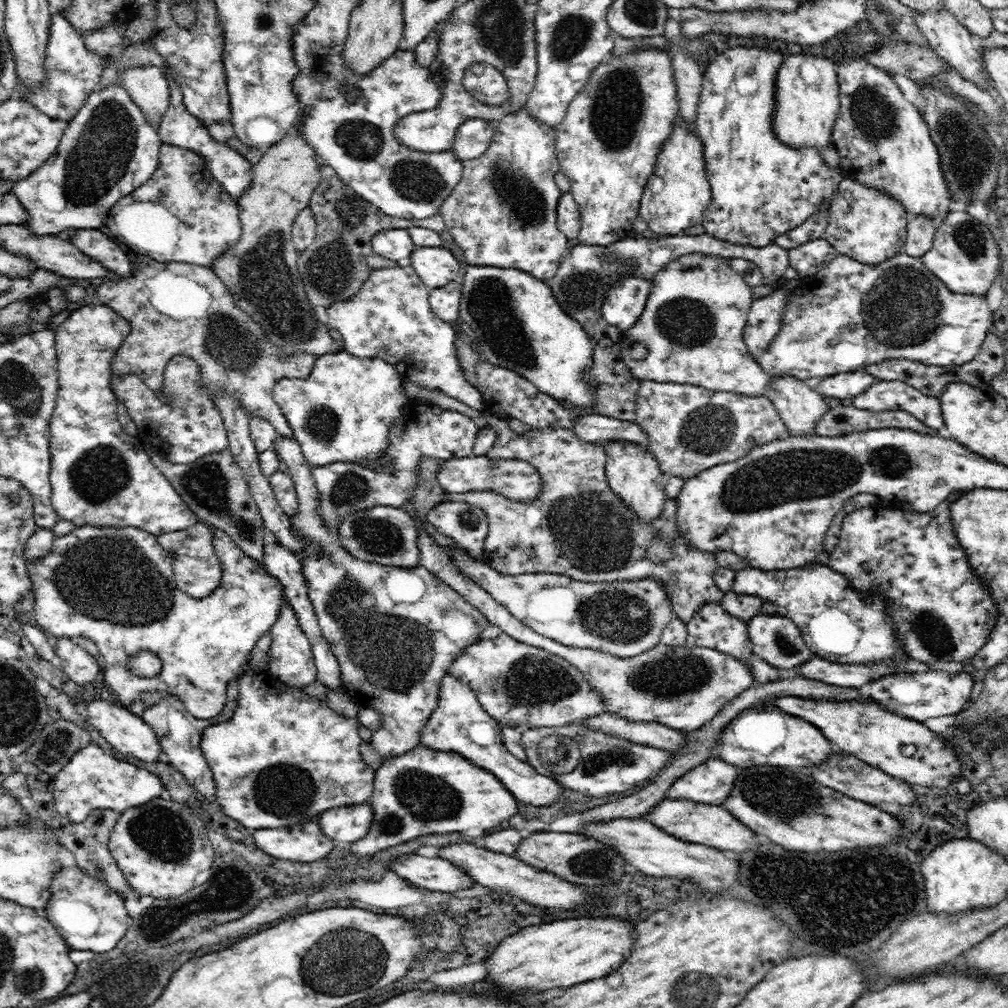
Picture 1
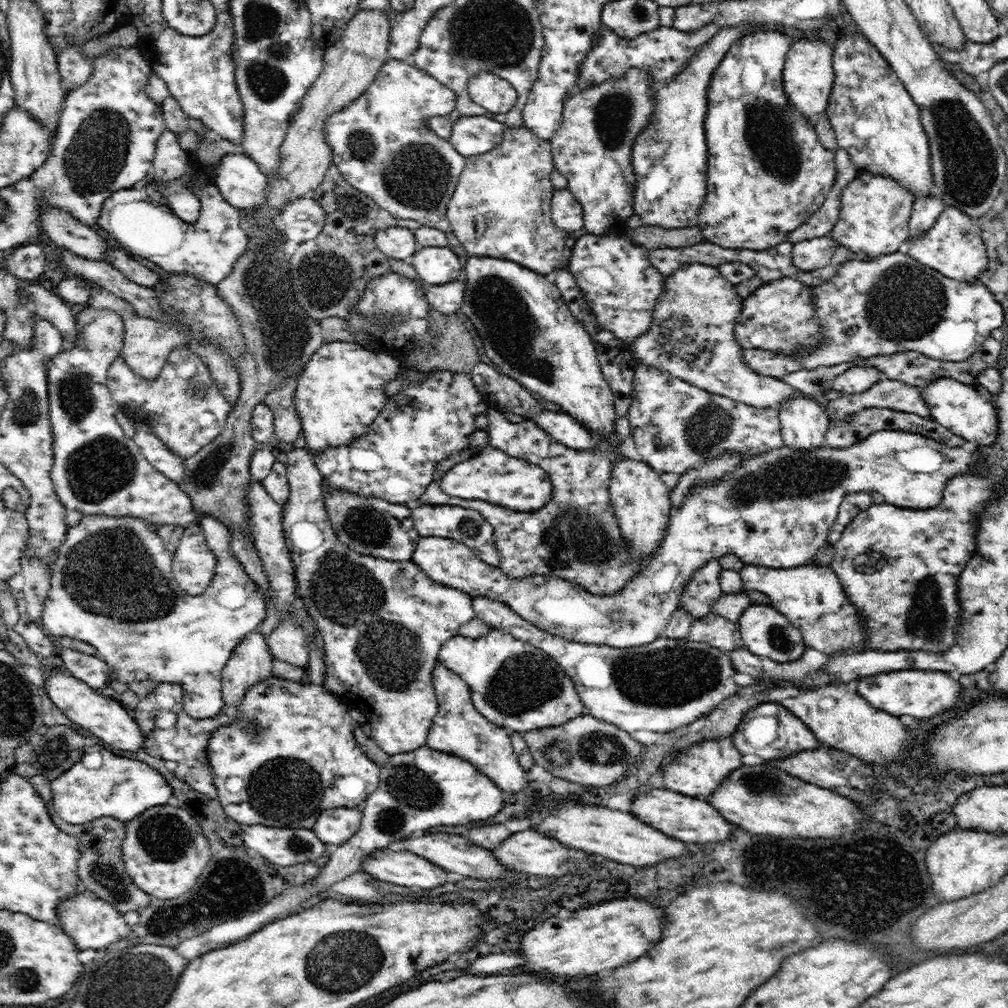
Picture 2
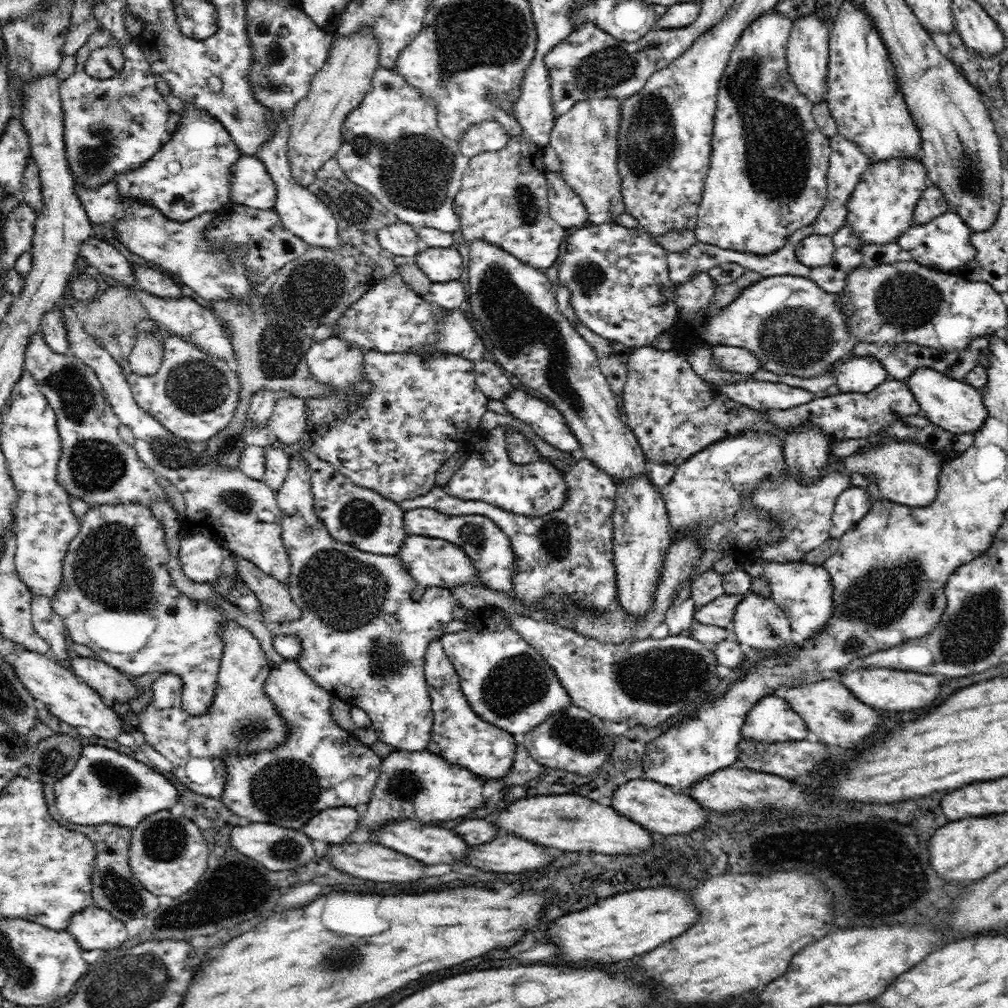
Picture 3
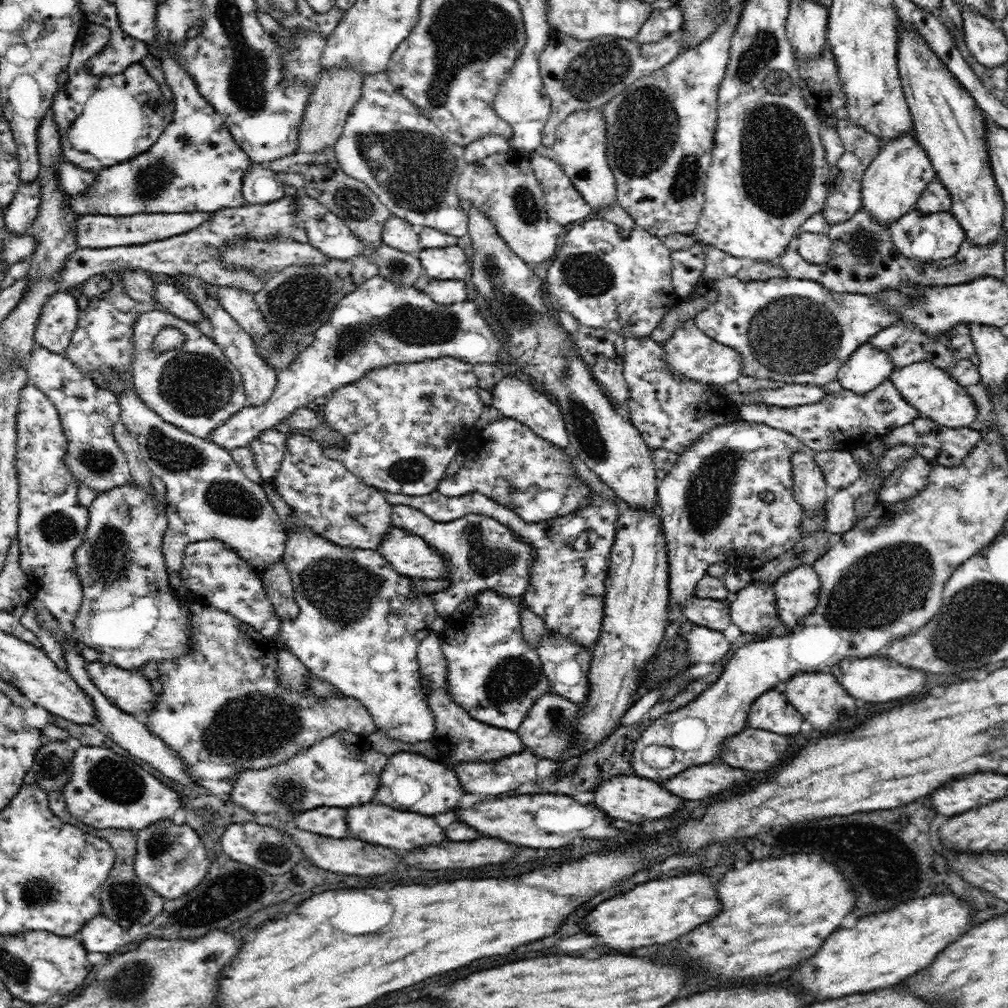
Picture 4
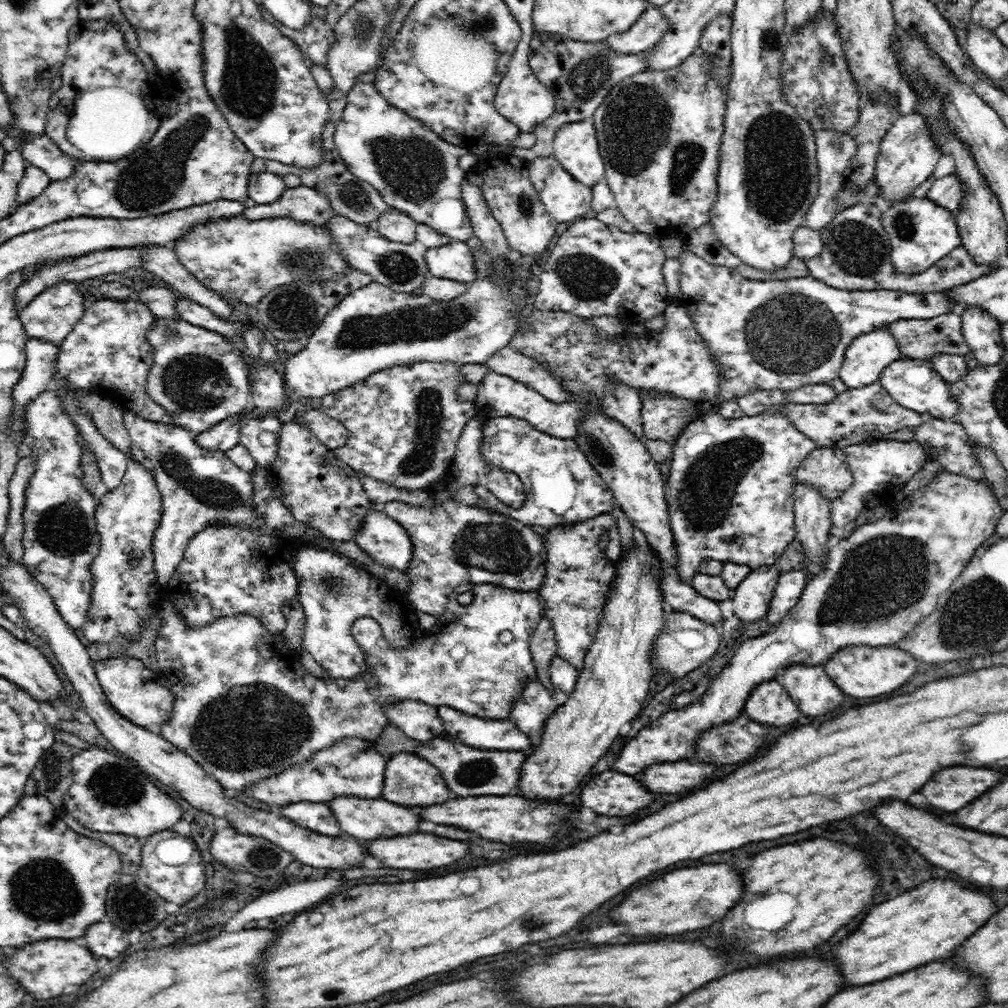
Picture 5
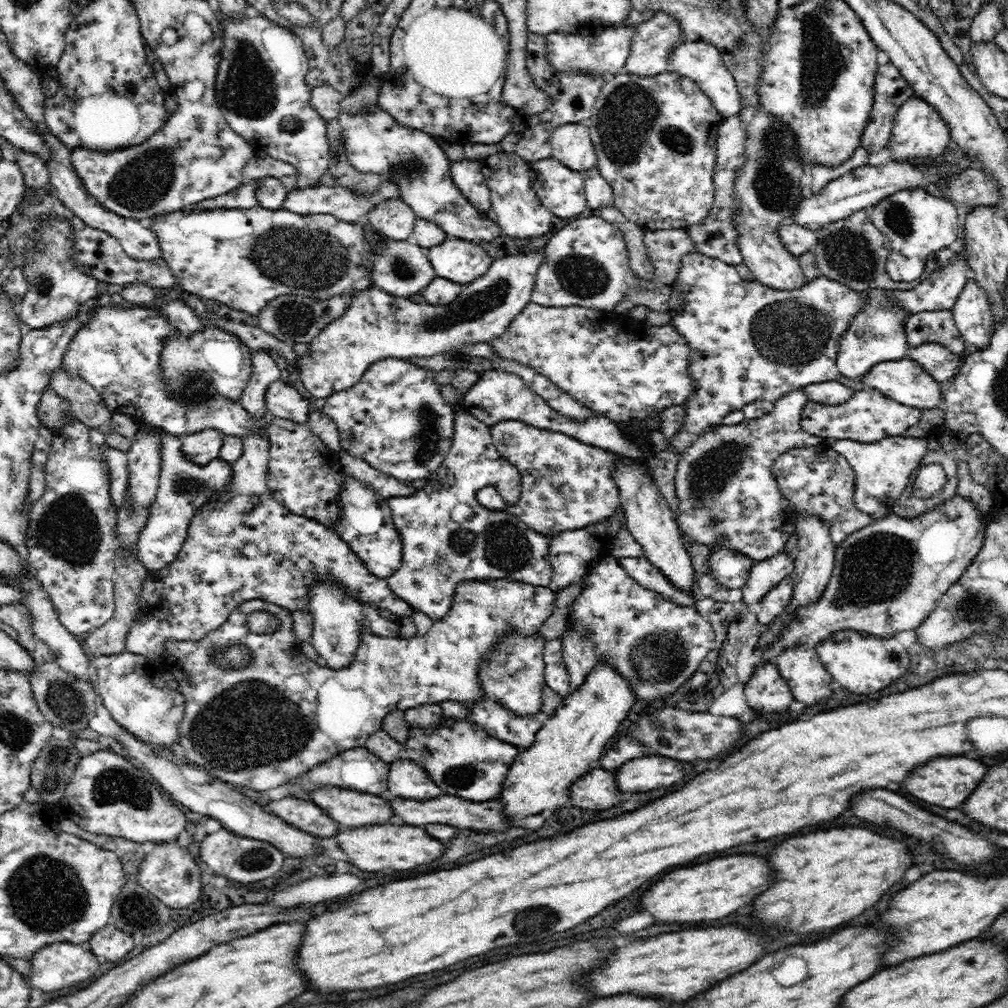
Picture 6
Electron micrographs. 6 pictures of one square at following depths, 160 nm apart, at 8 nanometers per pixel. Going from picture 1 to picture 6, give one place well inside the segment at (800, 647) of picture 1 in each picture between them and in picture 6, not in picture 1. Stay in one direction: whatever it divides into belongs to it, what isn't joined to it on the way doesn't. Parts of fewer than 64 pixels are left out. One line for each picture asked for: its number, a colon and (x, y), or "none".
2: (765, 632)
3: (758, 621)
4: (753, 609)
5: (752, 596)
6: (764, 575)

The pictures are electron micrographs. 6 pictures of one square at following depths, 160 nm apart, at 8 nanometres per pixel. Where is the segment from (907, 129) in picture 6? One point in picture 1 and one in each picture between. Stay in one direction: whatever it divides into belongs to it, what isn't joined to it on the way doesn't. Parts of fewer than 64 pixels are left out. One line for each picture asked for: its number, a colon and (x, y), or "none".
1: (865, 224)
2: (874, 217)
3: (881, 207)
4: (891, 186)
5: (908, 155)

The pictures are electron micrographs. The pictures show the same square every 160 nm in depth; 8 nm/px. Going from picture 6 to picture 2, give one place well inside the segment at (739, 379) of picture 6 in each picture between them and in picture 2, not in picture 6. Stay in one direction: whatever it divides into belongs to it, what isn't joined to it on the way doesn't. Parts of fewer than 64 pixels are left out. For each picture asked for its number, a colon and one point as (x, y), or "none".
2: (779, 316)
3: (793, 326)
4: (787, 329)
5: (771, 334)

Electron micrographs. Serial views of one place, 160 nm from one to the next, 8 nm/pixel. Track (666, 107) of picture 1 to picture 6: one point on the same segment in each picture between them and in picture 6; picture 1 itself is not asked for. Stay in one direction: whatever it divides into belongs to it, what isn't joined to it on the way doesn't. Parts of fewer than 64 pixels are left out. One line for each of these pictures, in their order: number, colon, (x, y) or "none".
2: (591, 148)
3: (585, 138)
4: (579, 146)
5: (575, 145)
6: (571, 144)

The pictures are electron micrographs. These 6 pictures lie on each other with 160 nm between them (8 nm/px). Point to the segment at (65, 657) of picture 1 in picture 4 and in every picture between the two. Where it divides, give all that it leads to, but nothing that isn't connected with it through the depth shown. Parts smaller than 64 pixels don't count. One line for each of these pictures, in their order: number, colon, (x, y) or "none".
2: (92, 670)
3: (112, 684)
4: (131, 691)

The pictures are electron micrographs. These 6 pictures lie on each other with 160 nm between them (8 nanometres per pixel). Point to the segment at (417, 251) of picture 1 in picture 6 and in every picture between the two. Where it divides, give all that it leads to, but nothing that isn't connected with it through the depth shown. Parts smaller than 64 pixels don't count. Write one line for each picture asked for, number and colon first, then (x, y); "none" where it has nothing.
2: (435, 265)
3: (440, 265)
4: (449, 263)
5: (454, 260)
6: (462, 261)

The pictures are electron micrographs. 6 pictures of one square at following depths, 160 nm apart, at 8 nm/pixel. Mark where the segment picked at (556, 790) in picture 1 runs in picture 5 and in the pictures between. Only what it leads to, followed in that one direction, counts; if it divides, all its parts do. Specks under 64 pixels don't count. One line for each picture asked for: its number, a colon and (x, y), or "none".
2: (458, 728)
3: (458, 734)
4: (458, 737)
5: (484, 733)

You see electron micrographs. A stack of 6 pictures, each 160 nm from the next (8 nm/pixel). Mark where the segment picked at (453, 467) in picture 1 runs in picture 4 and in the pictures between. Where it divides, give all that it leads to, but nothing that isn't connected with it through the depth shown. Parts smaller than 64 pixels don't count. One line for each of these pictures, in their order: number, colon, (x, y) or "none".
2: (494, 476)
3: (534, 489)
4: (508, 453)

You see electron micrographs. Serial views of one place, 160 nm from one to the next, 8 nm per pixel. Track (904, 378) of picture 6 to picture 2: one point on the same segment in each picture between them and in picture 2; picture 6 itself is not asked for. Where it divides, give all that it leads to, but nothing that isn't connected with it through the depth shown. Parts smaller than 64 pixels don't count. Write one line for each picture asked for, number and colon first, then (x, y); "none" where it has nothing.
2: (969, 411)
3: (955, 405)
4: (930, 390)
5: (914, 384)

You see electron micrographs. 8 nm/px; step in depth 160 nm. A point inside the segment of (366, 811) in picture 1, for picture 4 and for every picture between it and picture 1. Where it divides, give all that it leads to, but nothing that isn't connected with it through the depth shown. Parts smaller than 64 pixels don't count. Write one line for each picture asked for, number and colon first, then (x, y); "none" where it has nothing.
2: (336, 825)
3: (335, 824)
4: (327, 820)

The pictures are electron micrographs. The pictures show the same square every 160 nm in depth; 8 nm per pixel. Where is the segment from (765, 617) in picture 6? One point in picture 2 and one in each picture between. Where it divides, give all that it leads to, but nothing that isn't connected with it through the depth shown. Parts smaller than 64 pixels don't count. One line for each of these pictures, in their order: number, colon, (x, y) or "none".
2: (811, 597)
3: (804, 591)
4: (796, 592)
5: (787, 592)

